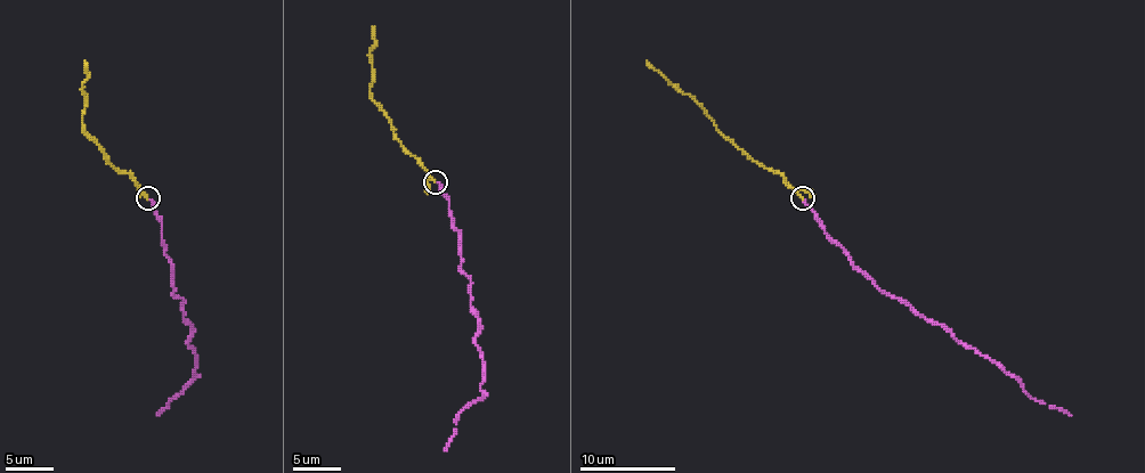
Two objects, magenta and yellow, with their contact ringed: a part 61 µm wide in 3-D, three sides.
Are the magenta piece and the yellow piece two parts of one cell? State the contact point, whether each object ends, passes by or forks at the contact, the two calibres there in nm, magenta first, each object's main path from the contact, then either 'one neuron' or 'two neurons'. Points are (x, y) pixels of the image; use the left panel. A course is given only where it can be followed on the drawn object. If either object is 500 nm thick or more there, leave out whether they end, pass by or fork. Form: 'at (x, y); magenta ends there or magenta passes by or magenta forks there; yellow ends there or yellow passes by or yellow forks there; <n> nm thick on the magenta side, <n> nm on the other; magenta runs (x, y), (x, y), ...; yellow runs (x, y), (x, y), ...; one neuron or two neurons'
at (147, 197); magenta ends there; yellow passes by; 150 nm thick on the magenta side, 120 nm on the other; magenta runs (149, 200), (195, 355), (195, 376), (156, 415); yellow runs (147, 197), (128, 173), (113, 165), (84, 130), (84, 60); one neuron

